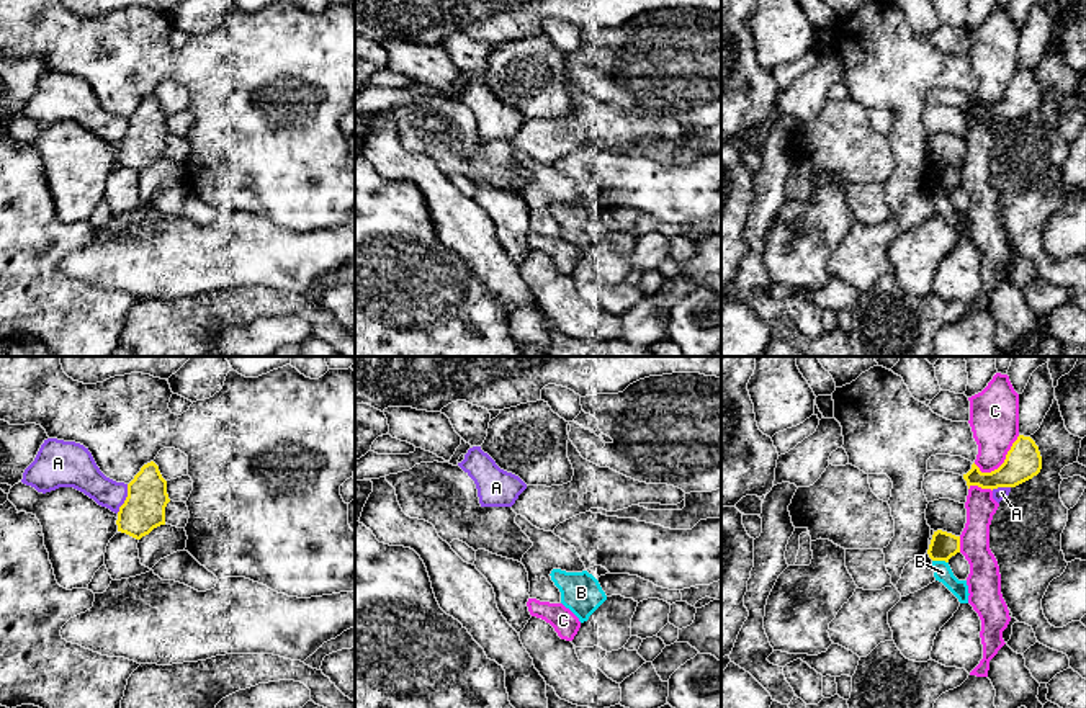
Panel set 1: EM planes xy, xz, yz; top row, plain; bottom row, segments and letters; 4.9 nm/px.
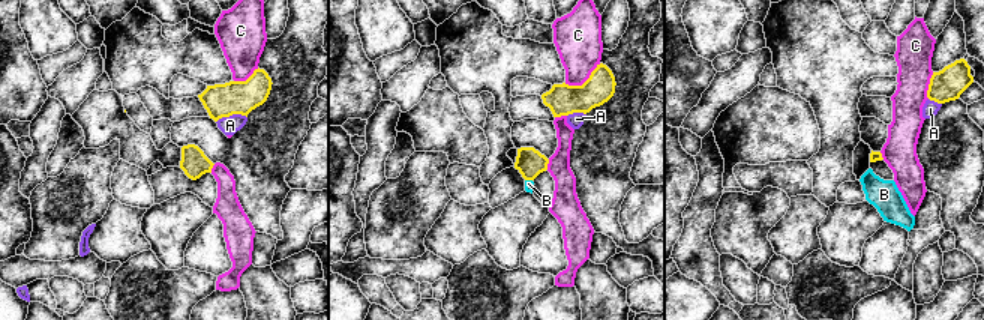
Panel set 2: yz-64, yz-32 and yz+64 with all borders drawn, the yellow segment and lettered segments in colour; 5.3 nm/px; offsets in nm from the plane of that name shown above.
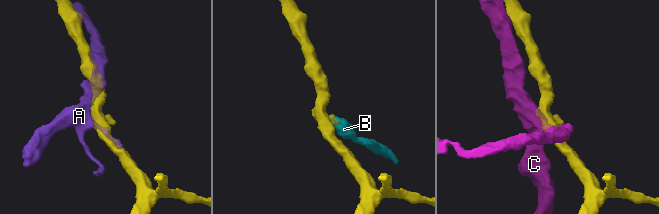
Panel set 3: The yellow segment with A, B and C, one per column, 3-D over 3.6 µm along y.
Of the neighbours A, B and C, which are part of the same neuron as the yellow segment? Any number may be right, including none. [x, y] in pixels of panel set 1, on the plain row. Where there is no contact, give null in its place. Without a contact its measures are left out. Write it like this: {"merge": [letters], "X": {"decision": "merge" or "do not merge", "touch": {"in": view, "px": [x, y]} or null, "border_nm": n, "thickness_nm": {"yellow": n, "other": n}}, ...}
{"merge": [], "A": {"decision": "do not merge", "touch": {"in": "xy", "px": [126, 133]}, "border_nm": 160, "thickness_nm": {"yellow": 200, "other": 160}}, "B": {"decision": "do not merge", "touch": {"in": "yz", "px": [941, 193]}, "border_nm": 80, "thickness_nm": {"yellow": 130, "other": 90}}, "C": {"decision": "do not merge", "touch": {"in": "yz", "px": [1003, 97]}, "border_nm": 280, "thickness_nm": {"yellow": 180, "other": 240}}}

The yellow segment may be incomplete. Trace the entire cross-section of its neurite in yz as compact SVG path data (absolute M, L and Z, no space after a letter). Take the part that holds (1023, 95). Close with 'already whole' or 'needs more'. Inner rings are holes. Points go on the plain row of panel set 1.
M1019 69L1006 88L1004 96L991 105L981 106L973 96L972 103L963 108L968 123L978 119L981 123L1016 121L1042 103L1042 90L1039 80L1030 70Z; already whole

